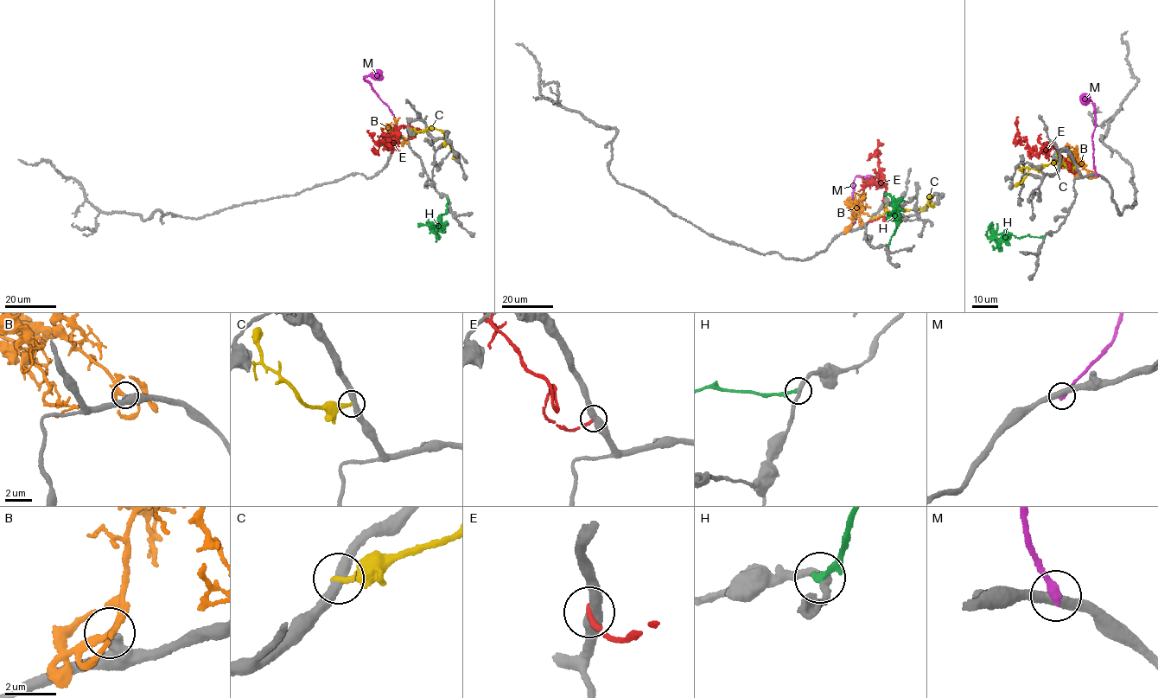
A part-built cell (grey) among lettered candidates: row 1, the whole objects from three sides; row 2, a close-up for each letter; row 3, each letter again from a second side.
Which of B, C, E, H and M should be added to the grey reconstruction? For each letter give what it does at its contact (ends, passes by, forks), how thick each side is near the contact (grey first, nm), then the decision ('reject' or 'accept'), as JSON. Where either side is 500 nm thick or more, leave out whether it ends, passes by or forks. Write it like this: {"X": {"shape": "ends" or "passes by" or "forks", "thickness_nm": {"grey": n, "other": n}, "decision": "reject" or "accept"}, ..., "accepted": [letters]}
{"B": {"shape": "forks", "thickness_nm": {"grey": 480, "other": 240}, "decision": "reject"}, "C": {"shape": "ends", "thickness_nm": {"grey": 400, "other": 260}, "decision": "reject"}, "E": {"shape": "ends", "thickness_nm": {"grey": 480, "other": 240}, "decision": "reject"}, "H": {"shape": "ends", "thickness_nm": {"grey": 300, "other": 280}, "decision": "reject"}, "M": {"shape": "ends", "thickness_nm": {"grey": 400, "other": 360}, "decision": "reject"}, "accepted": []}

